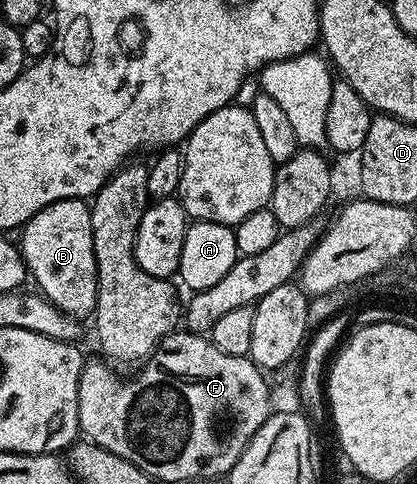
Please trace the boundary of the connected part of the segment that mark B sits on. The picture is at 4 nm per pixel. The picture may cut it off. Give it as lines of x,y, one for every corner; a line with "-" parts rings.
65,198
48,204
21,227
20,249
29,277
42,297
79,320
93,315
98,295
96,256
92,248
90,207
81,198

